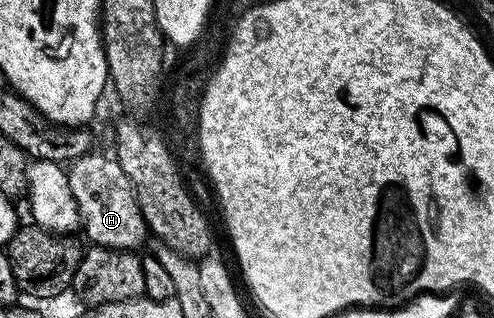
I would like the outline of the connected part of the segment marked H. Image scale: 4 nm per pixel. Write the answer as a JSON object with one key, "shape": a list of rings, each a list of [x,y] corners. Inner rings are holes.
{"shape":[[[89,153],[83,155],[81,159],[75,160],[67,168],[68,180],[70,181],[70,193],[74,193],[74,201],[80,210],[80,221],[82,231],[92,238],[91,242],[98,247],[113,247],[115,251],[132,251],[140,249],[144,243],[144,238],[149,238],[148,225],[144,221],[144,214],[140,211],[140,205],[136,200],[136,191],[132,187],[132,182],[122,173],[122,165],[111,154],[96,155]]]}

